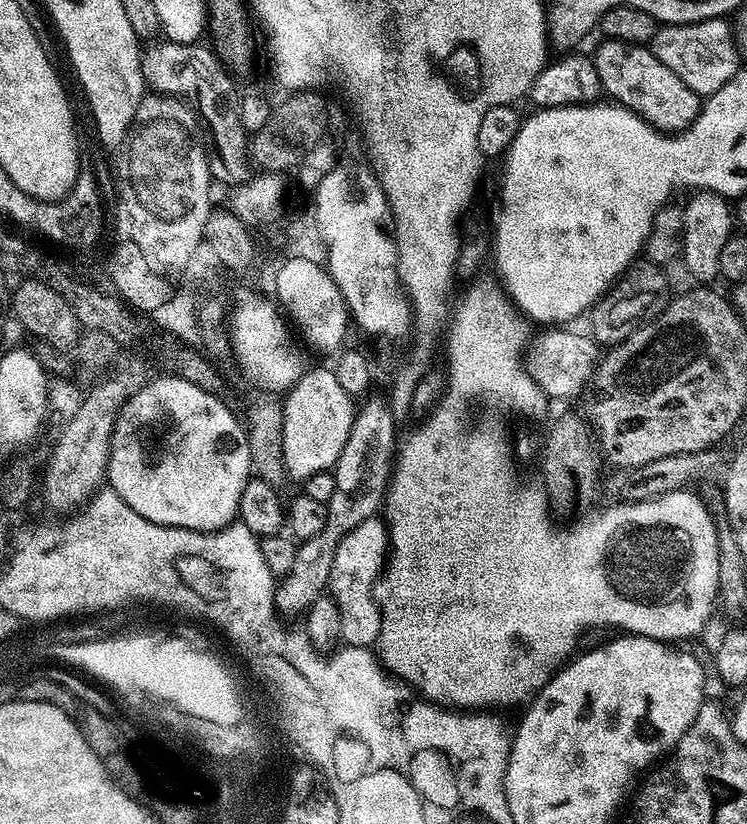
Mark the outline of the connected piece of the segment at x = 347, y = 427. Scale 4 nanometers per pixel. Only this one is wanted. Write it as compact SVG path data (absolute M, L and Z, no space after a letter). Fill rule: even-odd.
M309 367L304 375L298 378L296 385L287 389L282 403L284 417L282 418L281 462L284 464L287 479L303 482L314 474L335 469L336 459L342 454L342 446L346 446L346 438L350 438L354 419L353 397L348 396L346 390L342 390L342 386L338 386L335 371L331 367Z

